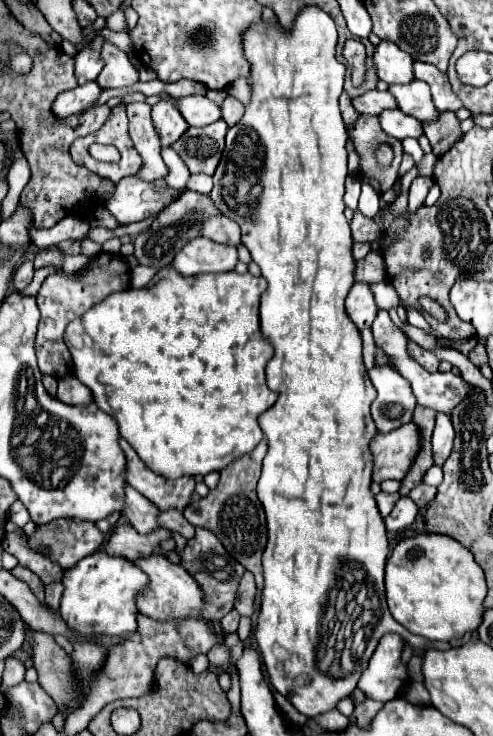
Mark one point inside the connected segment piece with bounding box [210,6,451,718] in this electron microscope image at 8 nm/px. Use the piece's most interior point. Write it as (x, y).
(281, 177)

